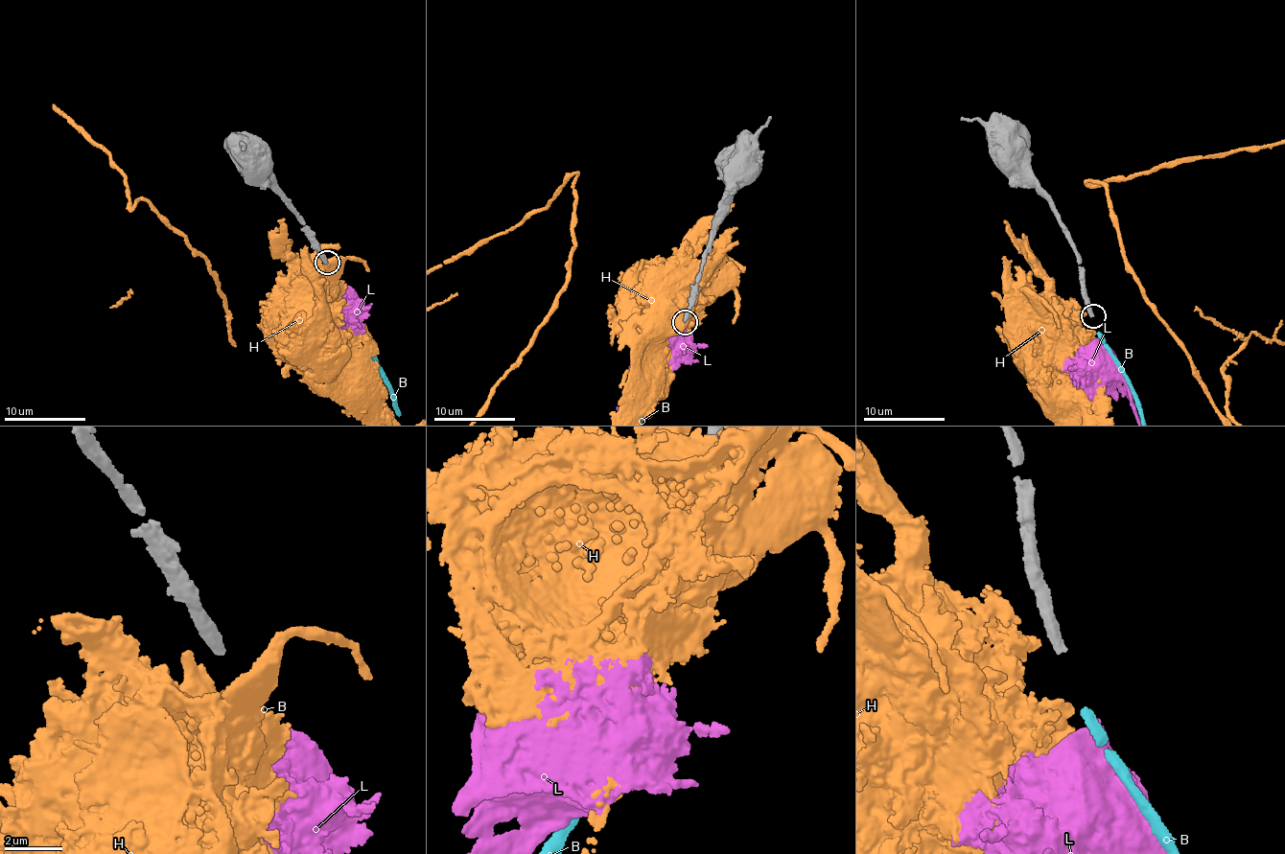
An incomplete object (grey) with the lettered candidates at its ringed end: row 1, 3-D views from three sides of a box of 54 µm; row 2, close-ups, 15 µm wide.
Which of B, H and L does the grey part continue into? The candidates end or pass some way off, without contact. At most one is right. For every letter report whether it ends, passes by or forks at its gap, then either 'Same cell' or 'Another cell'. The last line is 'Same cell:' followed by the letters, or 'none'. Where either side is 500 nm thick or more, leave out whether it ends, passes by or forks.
B: It ends there. Same cell
H: It ends there. Another cell
L: Another cell
Same cell: B

